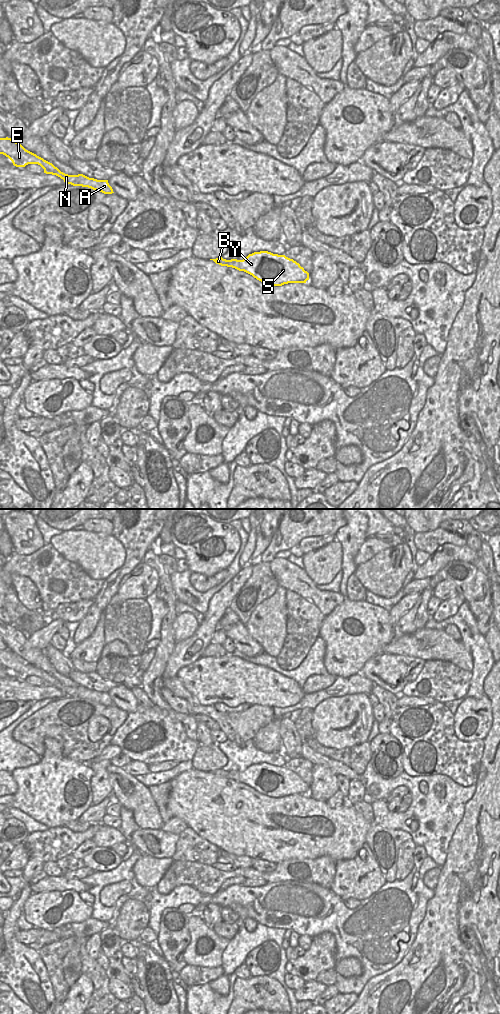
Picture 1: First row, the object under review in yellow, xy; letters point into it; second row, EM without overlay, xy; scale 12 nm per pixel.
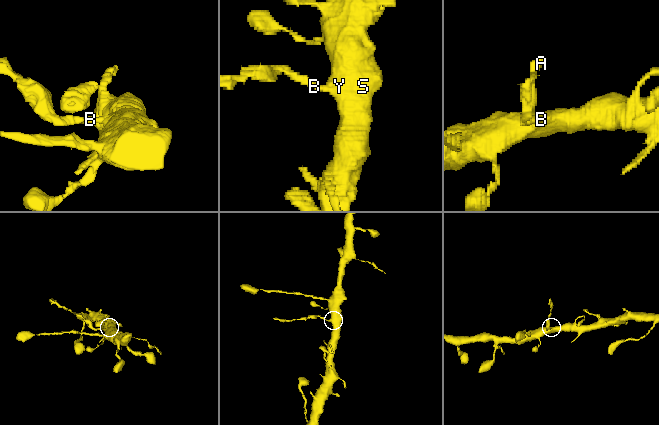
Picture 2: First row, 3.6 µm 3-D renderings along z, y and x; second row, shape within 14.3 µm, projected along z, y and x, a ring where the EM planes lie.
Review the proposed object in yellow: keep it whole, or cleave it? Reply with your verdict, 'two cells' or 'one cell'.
two cells

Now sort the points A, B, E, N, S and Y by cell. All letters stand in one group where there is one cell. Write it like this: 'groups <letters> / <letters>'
groups A B E N / S Y

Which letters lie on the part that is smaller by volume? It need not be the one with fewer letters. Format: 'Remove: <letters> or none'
Remove: A, B, E, N

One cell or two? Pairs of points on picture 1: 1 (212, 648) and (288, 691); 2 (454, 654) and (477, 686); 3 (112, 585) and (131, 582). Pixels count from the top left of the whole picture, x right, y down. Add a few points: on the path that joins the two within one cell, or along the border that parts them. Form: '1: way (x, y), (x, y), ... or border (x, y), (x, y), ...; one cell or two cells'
1: border (226, 652), (220, 656), (202, 657); two cells
2: border (465, 648), (471, 655), (471, 671); two cells
3: border (134, 567), (121, 580), (116, 593); two cells

